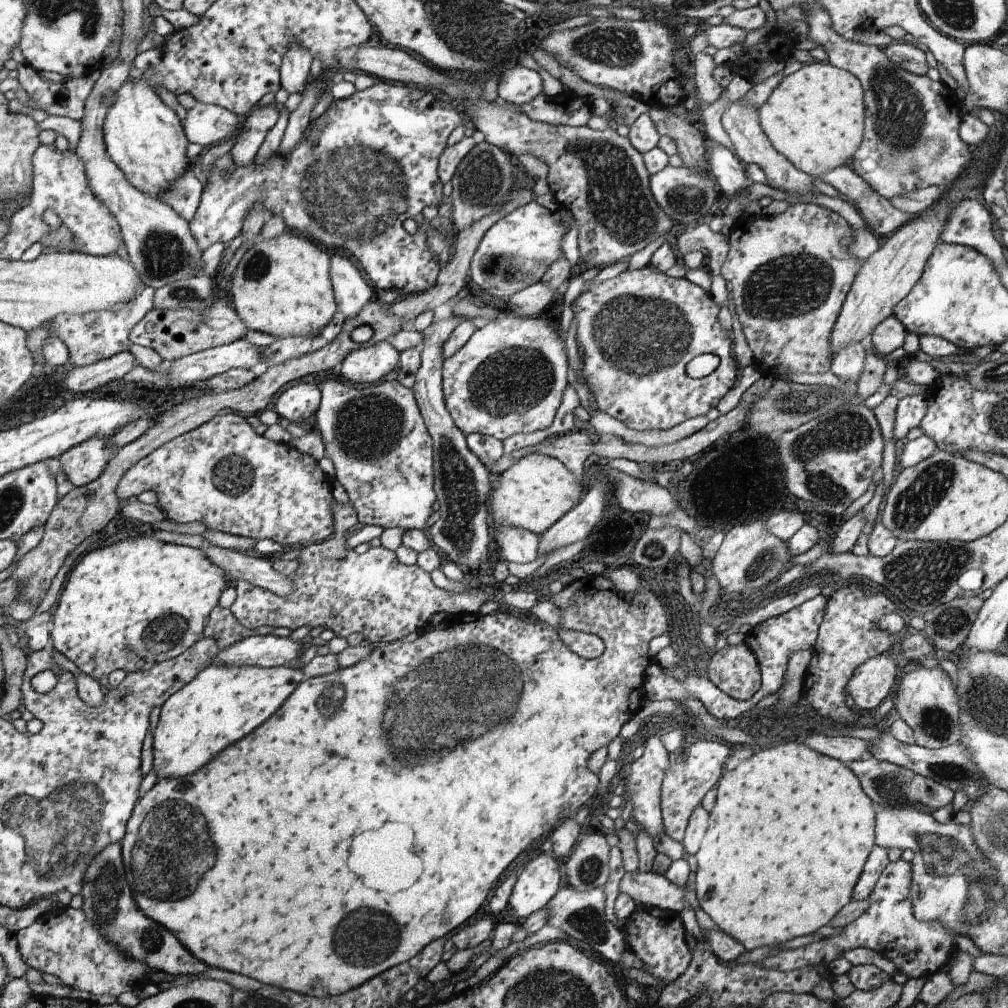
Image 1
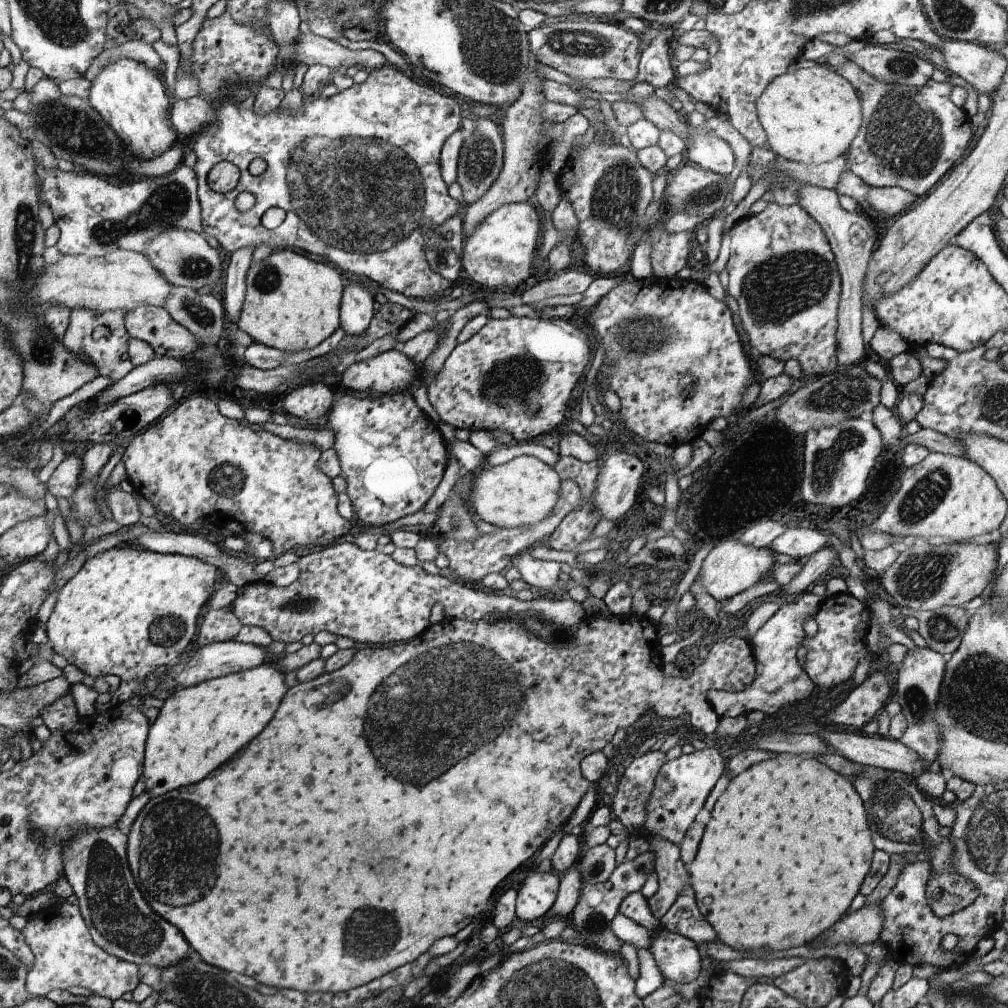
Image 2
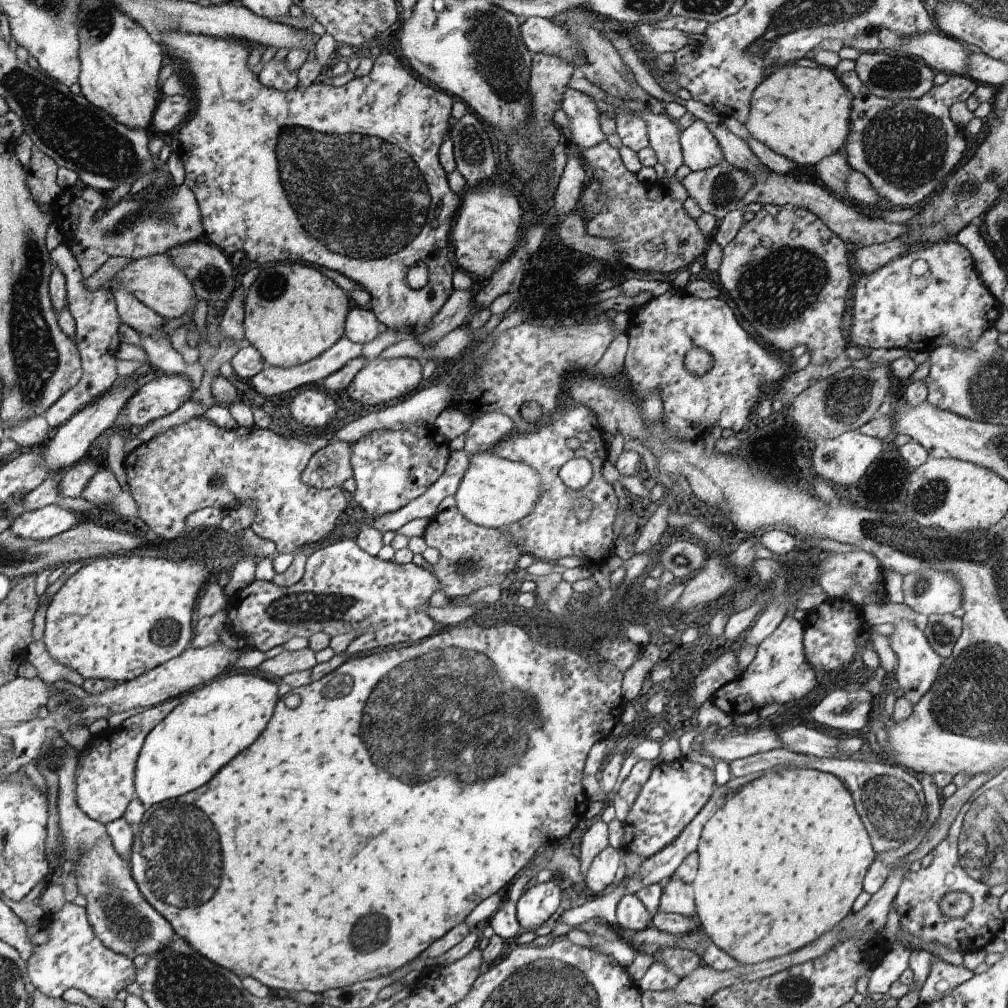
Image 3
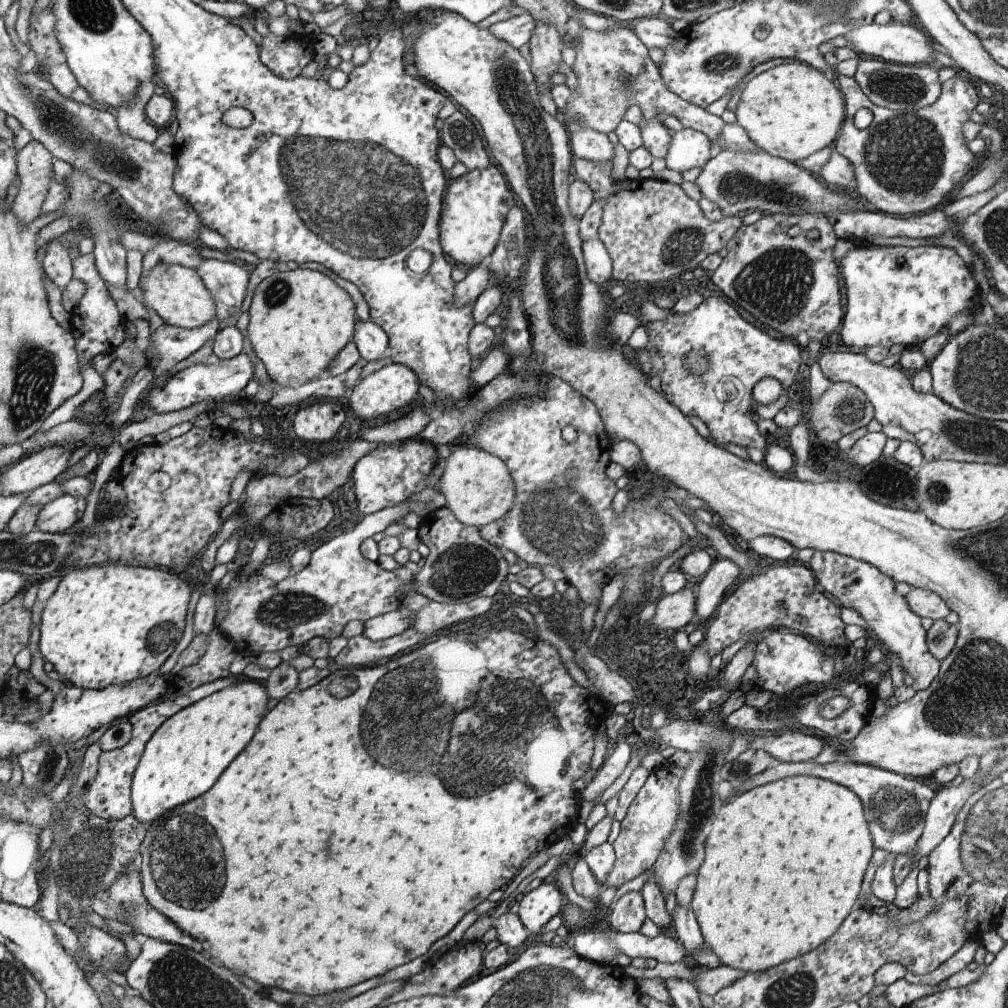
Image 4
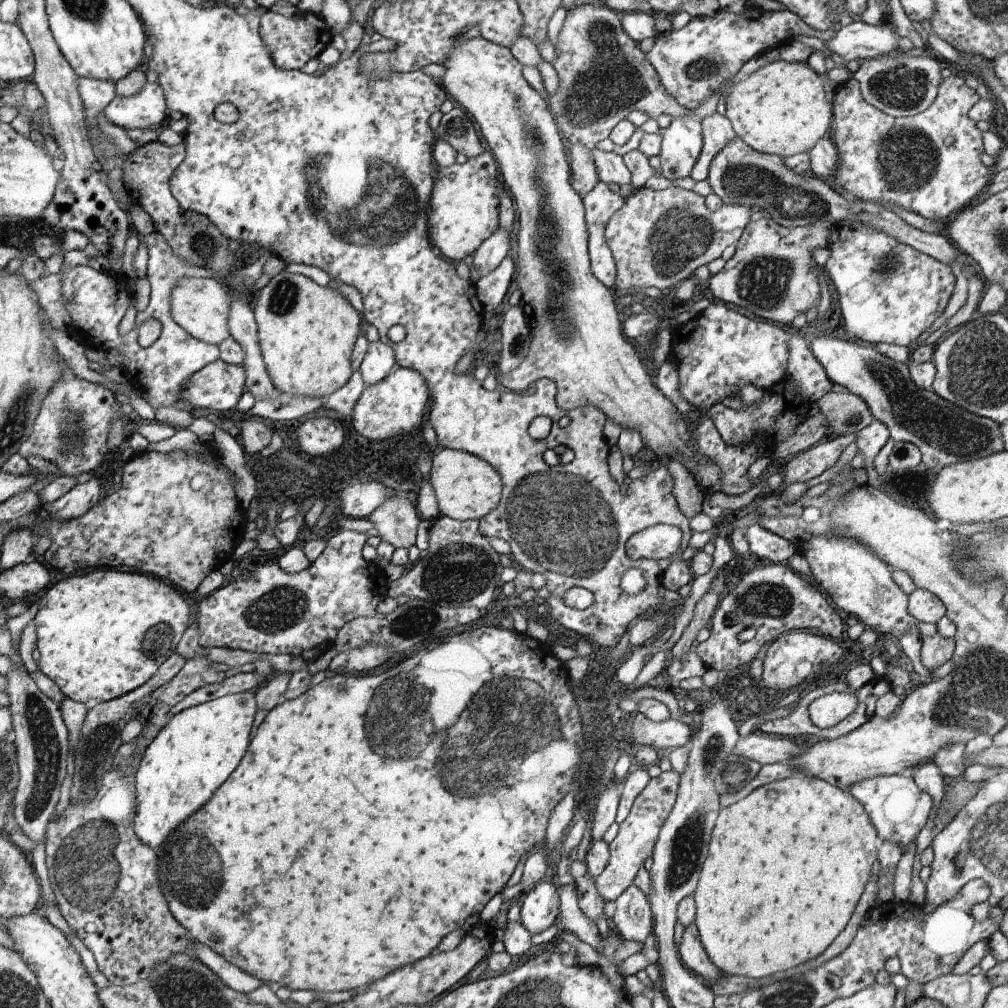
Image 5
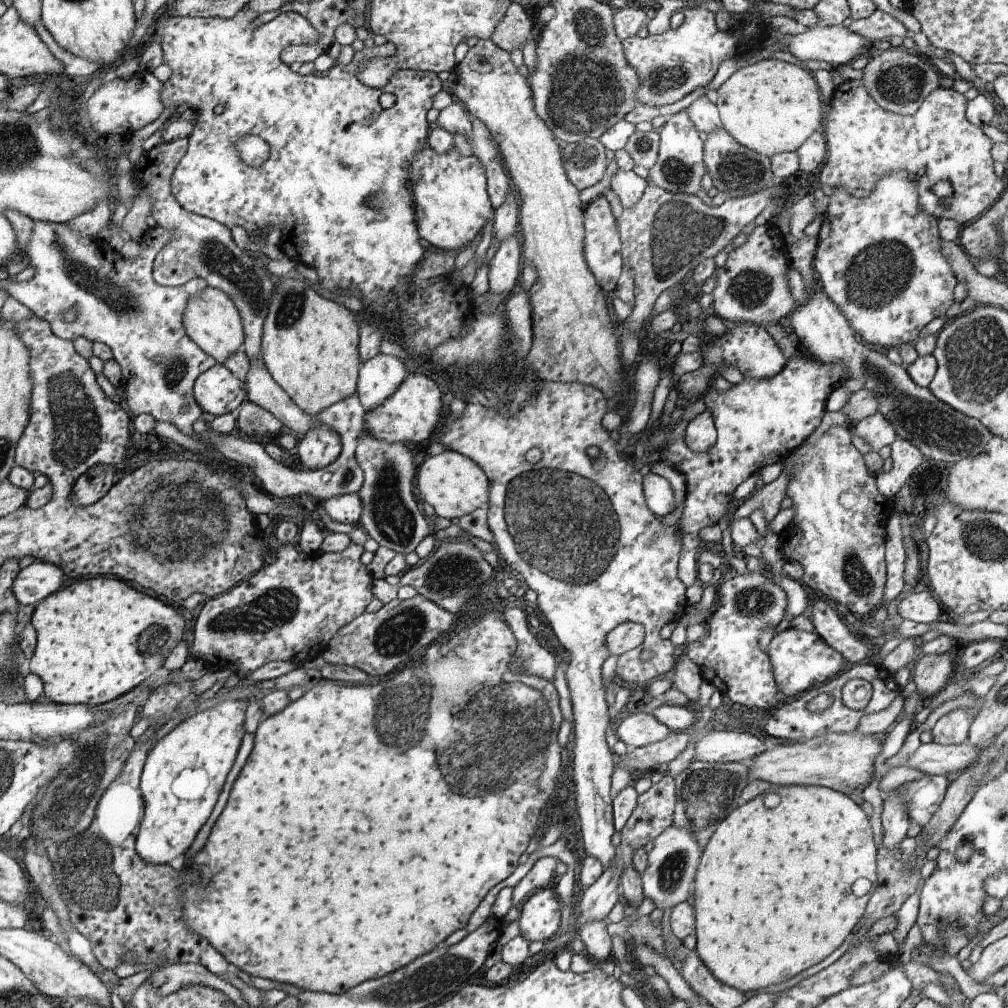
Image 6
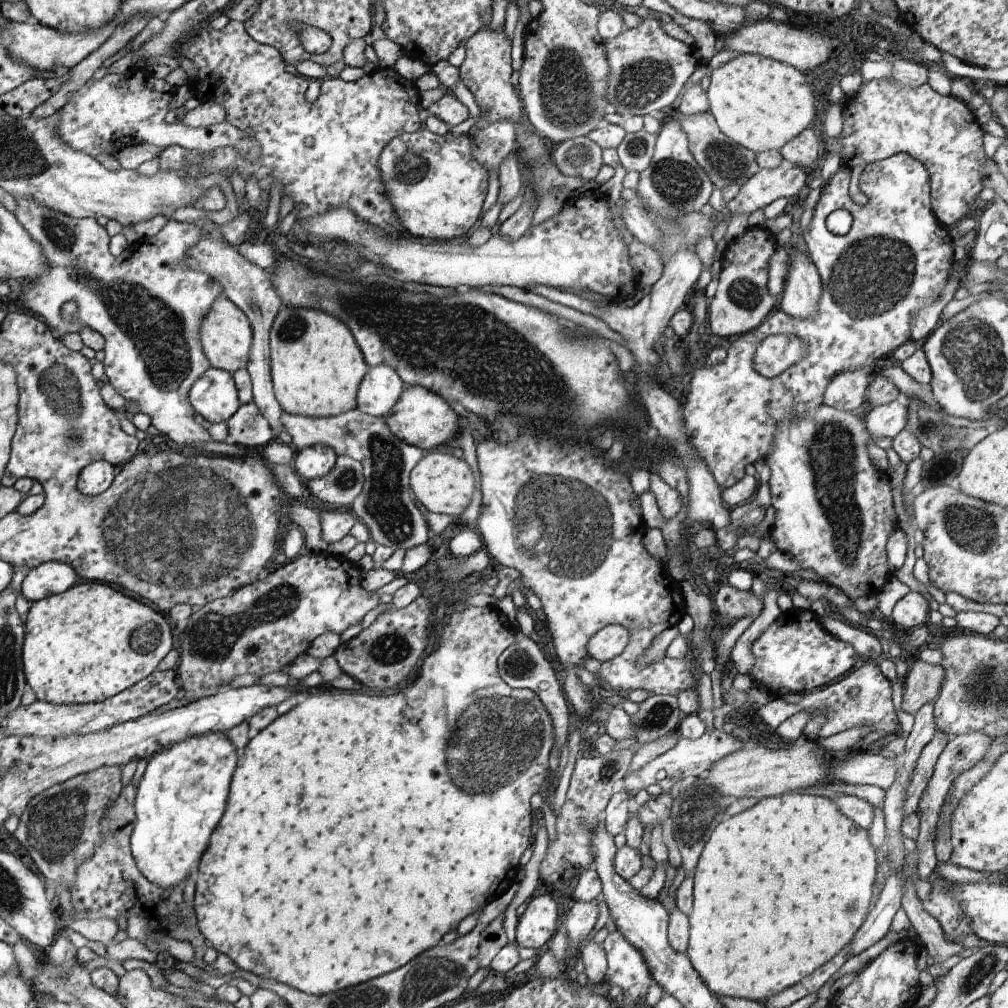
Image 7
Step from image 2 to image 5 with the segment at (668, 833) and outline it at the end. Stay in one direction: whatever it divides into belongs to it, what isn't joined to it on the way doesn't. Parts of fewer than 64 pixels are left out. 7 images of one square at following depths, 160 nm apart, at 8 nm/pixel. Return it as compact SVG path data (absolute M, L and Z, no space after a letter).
M674 770L662 771L658 777L652 777L644 790L634 800L628 816L619 824L616 838L609 844L610 858L604 872L595 878L597 891L606 901L615 901L635 882L636 875L644 867L646 858L653 856L653 850L662 825L667 821L673 809L679 774Z

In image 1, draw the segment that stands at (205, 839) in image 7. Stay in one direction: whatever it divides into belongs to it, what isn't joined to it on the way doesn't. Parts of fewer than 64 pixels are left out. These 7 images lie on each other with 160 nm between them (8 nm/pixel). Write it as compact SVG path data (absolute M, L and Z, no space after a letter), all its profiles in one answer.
M298 665L207 666L161 706L153 740L153 769L158 778L182 778L195 773L226 746L244 738L278 712L303 681L304 674Z

